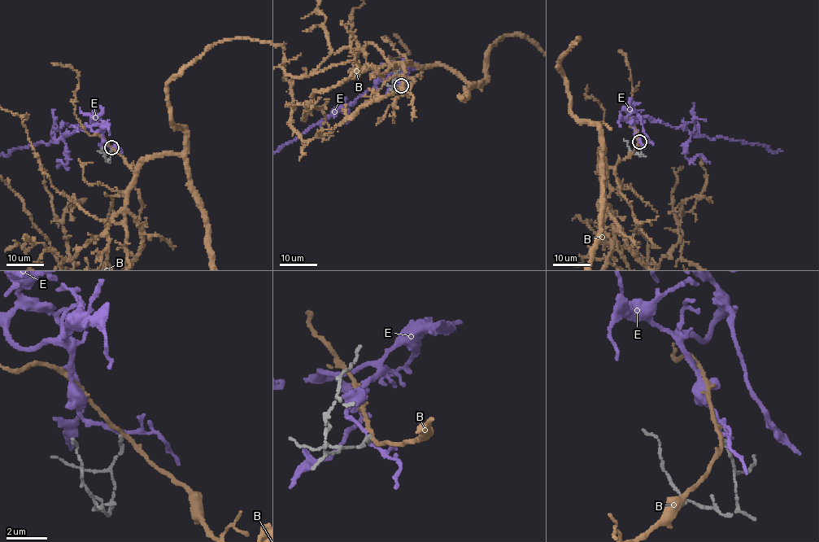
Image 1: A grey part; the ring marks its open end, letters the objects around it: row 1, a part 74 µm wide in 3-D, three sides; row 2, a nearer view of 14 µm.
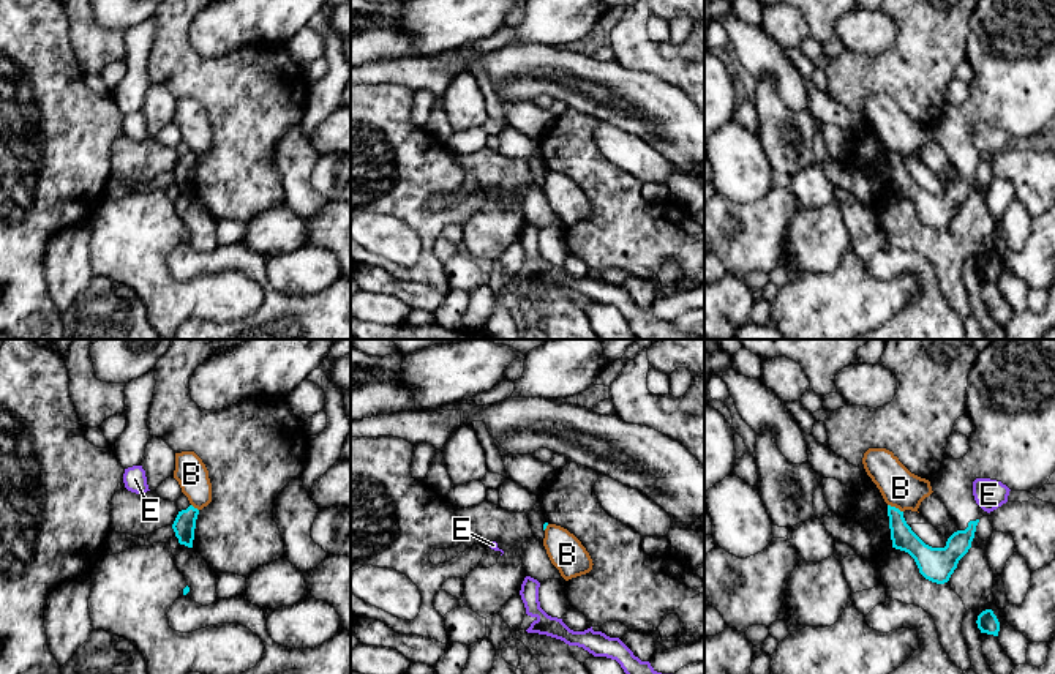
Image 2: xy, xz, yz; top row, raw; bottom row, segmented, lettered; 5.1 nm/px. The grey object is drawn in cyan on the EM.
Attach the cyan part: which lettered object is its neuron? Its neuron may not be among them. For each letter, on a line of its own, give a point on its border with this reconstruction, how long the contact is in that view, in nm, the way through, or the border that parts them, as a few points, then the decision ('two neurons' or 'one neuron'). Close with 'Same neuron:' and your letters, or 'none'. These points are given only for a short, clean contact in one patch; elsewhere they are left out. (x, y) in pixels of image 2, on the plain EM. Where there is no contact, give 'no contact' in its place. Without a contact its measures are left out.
B: contact yz (894, 153); length 90 nm; border yz (888, 150), (902, 158); two neurons
E: no contact; two neurons
Same neuron: none

